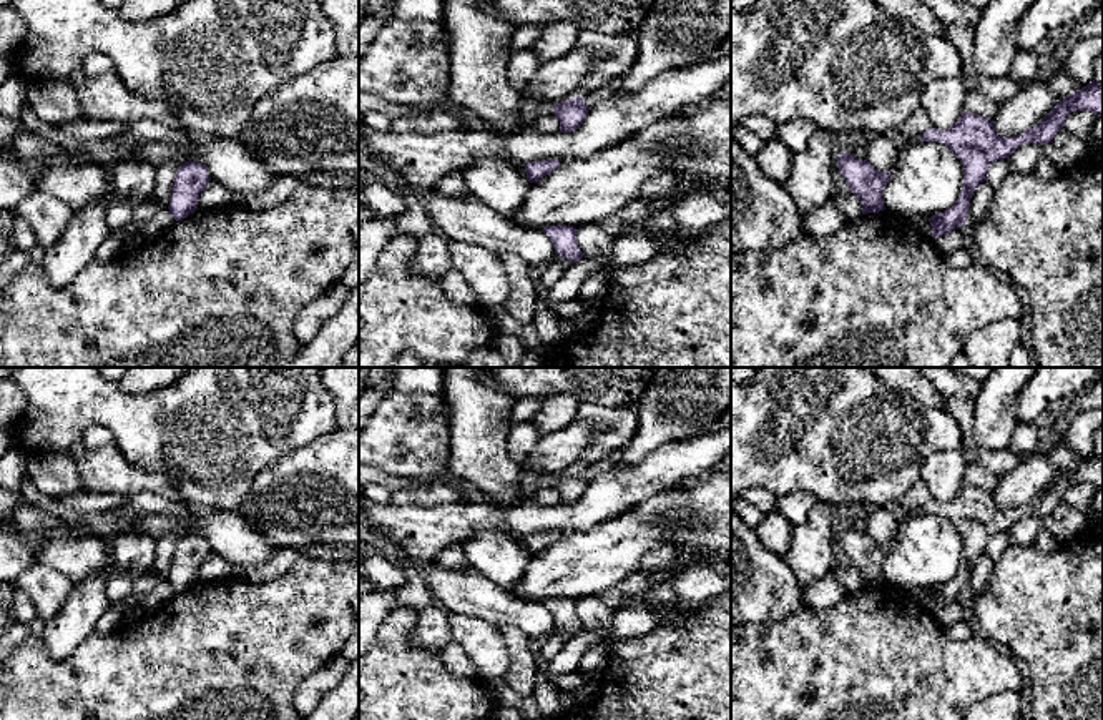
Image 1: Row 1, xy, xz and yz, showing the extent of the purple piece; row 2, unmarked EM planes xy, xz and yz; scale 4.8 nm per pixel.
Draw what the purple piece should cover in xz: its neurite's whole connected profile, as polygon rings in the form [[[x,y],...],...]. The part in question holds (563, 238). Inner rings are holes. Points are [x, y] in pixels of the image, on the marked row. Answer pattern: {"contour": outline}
{"contour": [[[556,224],[556,226],[545,226],[542,231],[553,243],[556,258],[566,258],[571,263],[578,263],[583,258],[576,244],[576,228]]]}

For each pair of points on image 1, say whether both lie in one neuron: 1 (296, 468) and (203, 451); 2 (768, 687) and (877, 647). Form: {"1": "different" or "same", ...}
{"1": "different", "2": "same"}

